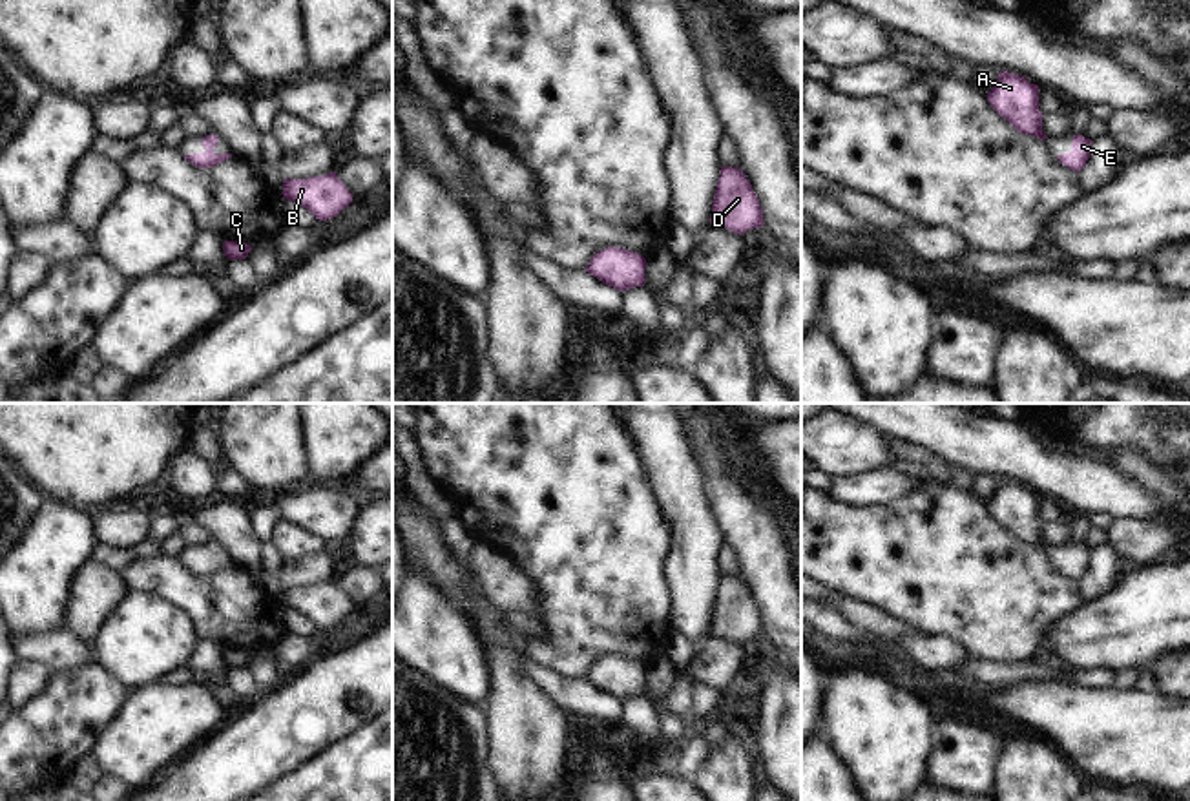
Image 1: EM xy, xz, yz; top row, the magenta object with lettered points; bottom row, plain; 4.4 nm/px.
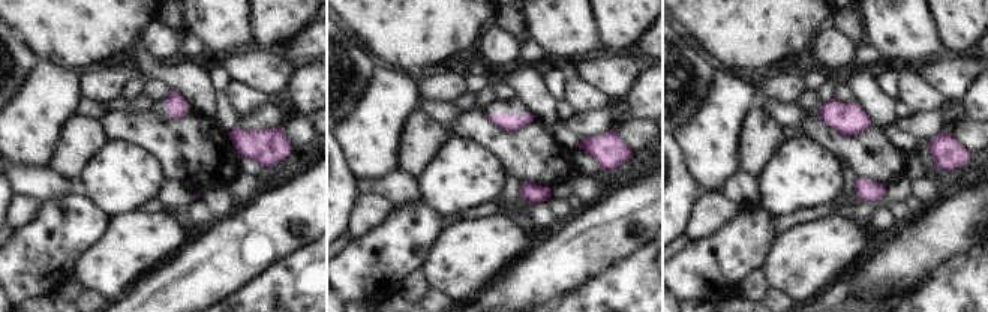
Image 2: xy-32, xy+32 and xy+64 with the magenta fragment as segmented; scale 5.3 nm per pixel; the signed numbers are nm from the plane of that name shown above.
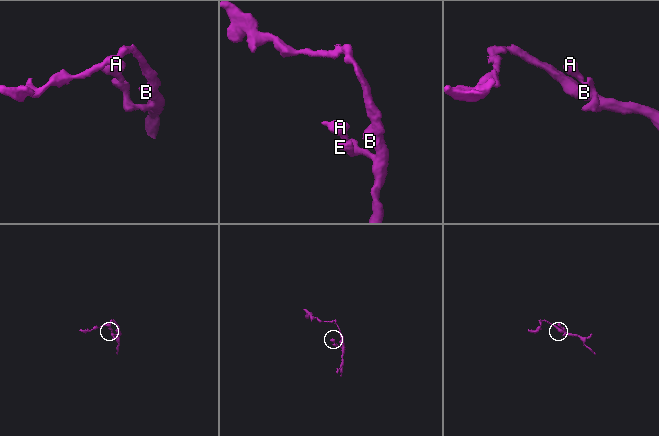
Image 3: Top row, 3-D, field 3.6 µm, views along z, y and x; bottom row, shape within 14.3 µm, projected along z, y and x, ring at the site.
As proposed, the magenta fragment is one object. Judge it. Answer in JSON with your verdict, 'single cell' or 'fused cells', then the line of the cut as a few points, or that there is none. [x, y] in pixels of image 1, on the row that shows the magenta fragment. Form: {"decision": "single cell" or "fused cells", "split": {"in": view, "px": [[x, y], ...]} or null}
{"decision": "single cell", "split": null}

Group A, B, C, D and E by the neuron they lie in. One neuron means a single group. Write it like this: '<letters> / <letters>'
A B C D E

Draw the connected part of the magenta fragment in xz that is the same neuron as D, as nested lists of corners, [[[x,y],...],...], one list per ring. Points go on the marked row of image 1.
[[[721,166],[712,201],[710,224],[745,234],[763,226],[759,201],[739,168]]]

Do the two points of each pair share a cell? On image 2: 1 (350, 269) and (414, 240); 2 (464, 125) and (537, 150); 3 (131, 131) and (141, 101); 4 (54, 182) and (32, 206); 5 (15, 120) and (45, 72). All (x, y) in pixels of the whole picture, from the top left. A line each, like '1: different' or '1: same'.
1: same
2: same
3: different
4: different
5: same

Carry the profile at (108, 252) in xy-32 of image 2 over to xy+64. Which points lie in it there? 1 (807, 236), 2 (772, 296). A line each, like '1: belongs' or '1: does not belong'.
1: belongs
2: does not belong

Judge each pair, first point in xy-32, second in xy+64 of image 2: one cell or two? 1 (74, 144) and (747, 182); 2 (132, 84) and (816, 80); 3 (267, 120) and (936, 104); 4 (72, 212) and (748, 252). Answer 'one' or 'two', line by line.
1: two
2: one
3: two
4: one

